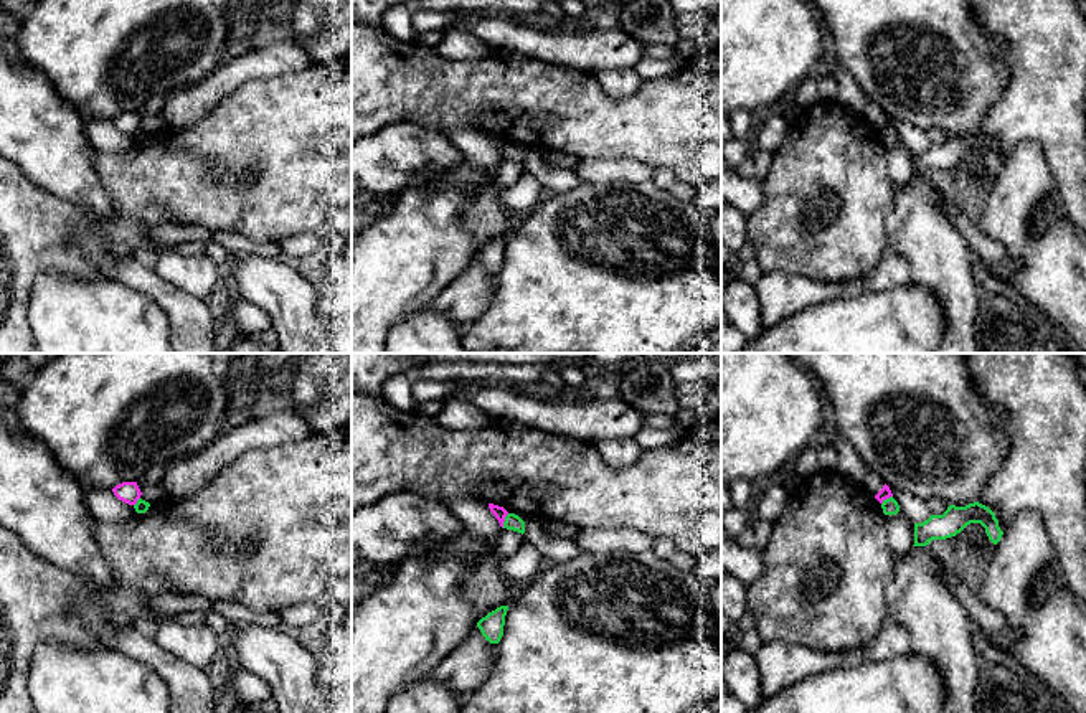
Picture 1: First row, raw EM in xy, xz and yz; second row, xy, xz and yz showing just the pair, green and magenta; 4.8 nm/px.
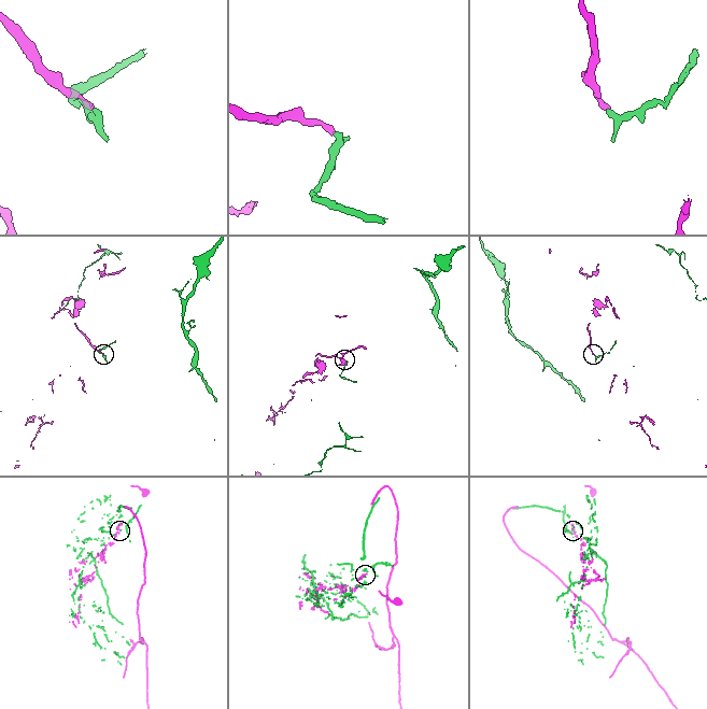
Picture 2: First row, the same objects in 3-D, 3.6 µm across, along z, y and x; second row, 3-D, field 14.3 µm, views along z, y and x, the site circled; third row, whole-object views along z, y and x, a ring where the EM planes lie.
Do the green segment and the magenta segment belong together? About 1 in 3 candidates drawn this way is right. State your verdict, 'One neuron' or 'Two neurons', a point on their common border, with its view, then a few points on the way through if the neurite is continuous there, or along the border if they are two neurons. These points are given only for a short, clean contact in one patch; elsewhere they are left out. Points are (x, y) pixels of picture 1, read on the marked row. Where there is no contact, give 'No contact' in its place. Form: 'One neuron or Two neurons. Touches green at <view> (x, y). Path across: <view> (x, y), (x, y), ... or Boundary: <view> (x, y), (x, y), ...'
Two neurons. Touches green at xz (505, 520). Boundary: xz (509, 514), (502, 527)

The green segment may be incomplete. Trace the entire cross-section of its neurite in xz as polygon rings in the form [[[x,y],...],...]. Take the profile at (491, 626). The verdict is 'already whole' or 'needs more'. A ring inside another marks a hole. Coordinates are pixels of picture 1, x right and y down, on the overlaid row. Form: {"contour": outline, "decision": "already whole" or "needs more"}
{"contour": [[[500,606],[477,622],[477,627],[480,629],[482,635],[490,644],[500,642],[503,635],[507,611],[508,611],[508,606]]], "decision": "already whole"}

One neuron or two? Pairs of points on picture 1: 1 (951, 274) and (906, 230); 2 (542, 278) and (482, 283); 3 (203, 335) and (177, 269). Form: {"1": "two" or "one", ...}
{"1": "one", "2": "two", "3": "two"}

